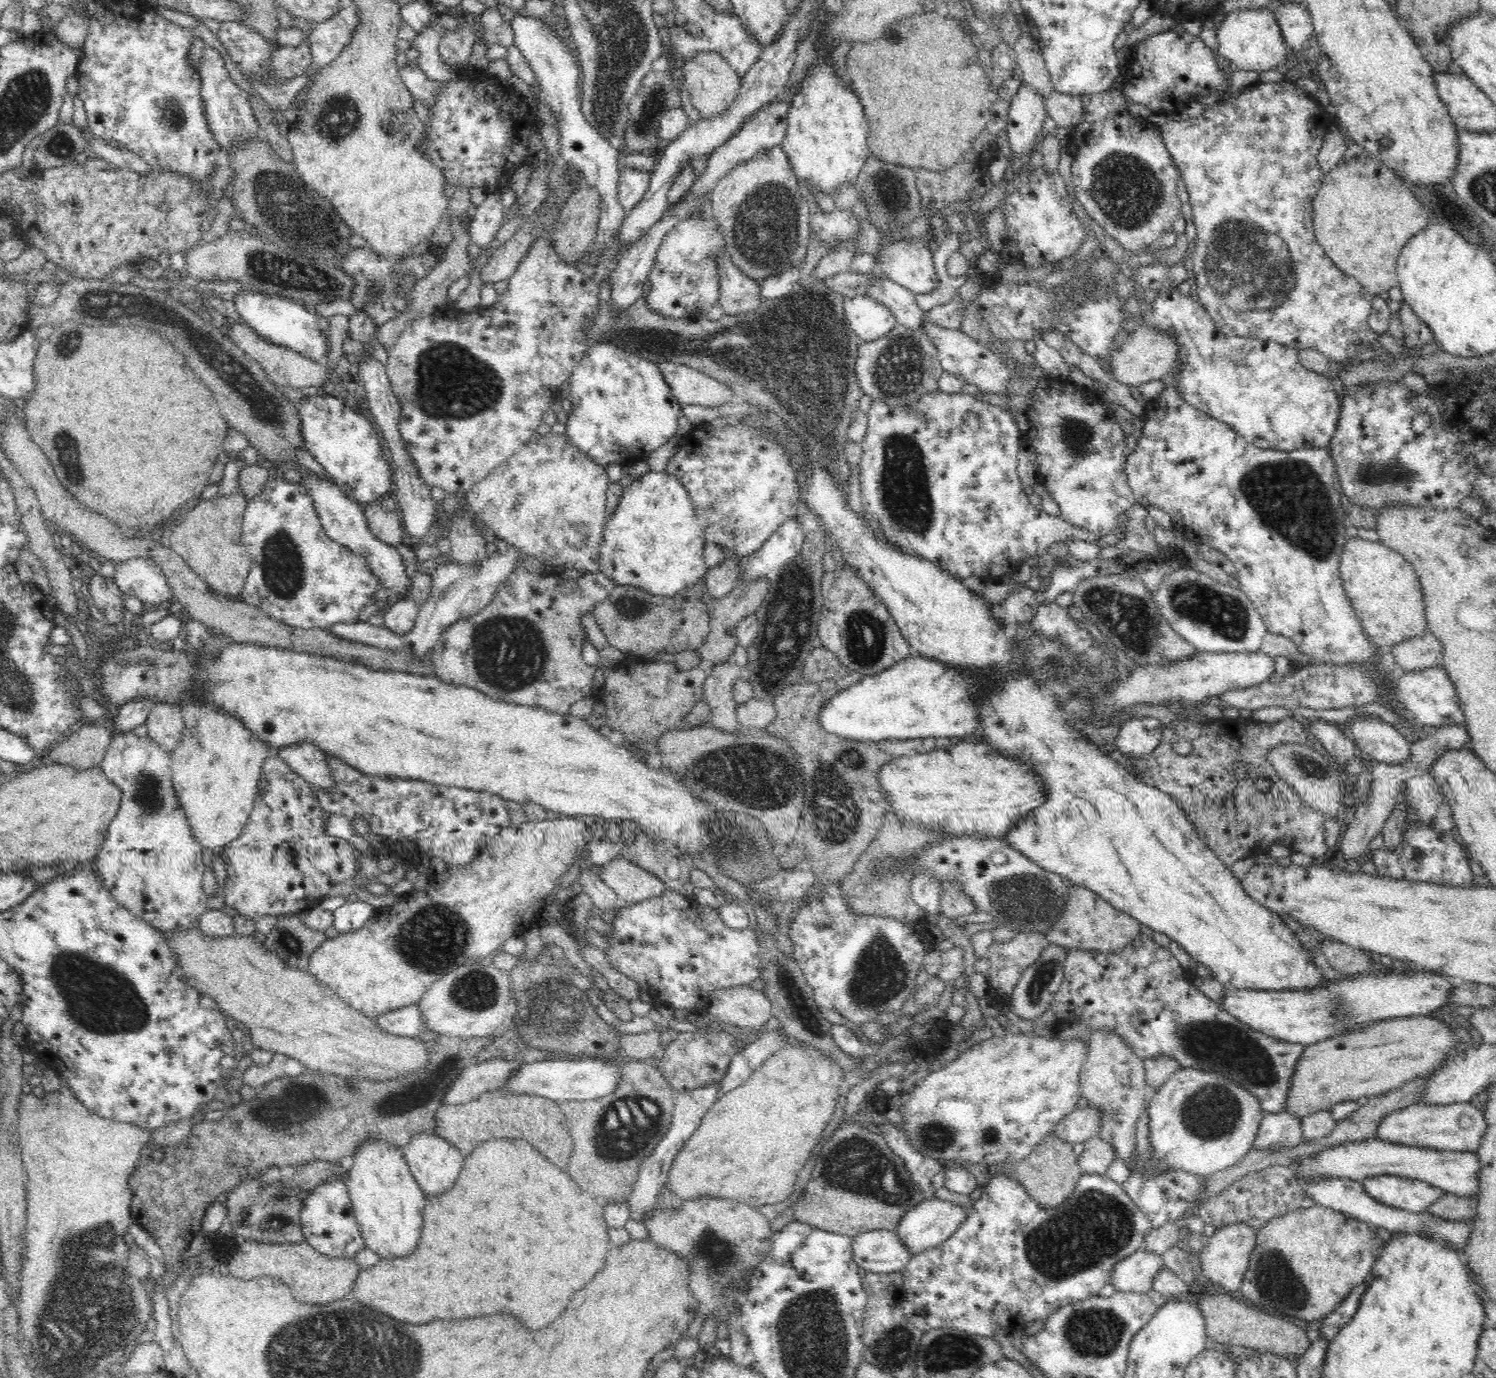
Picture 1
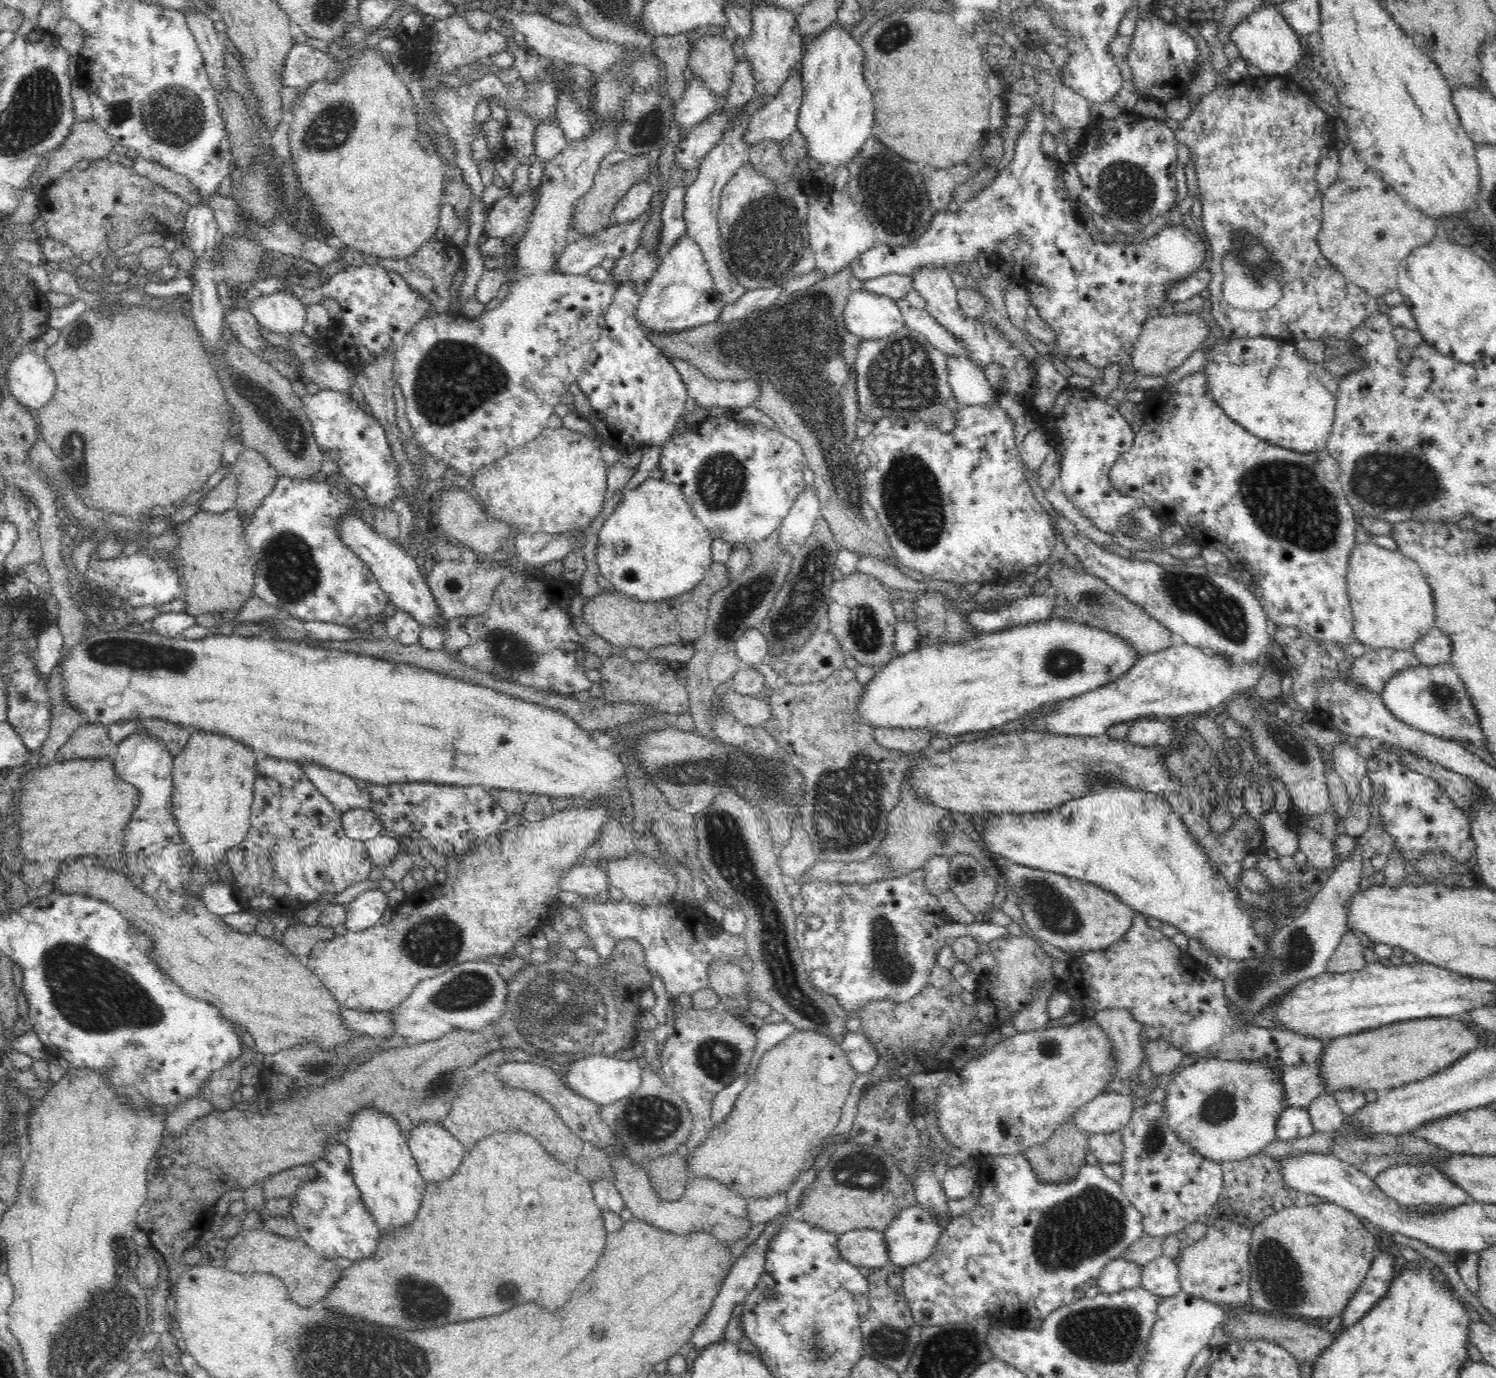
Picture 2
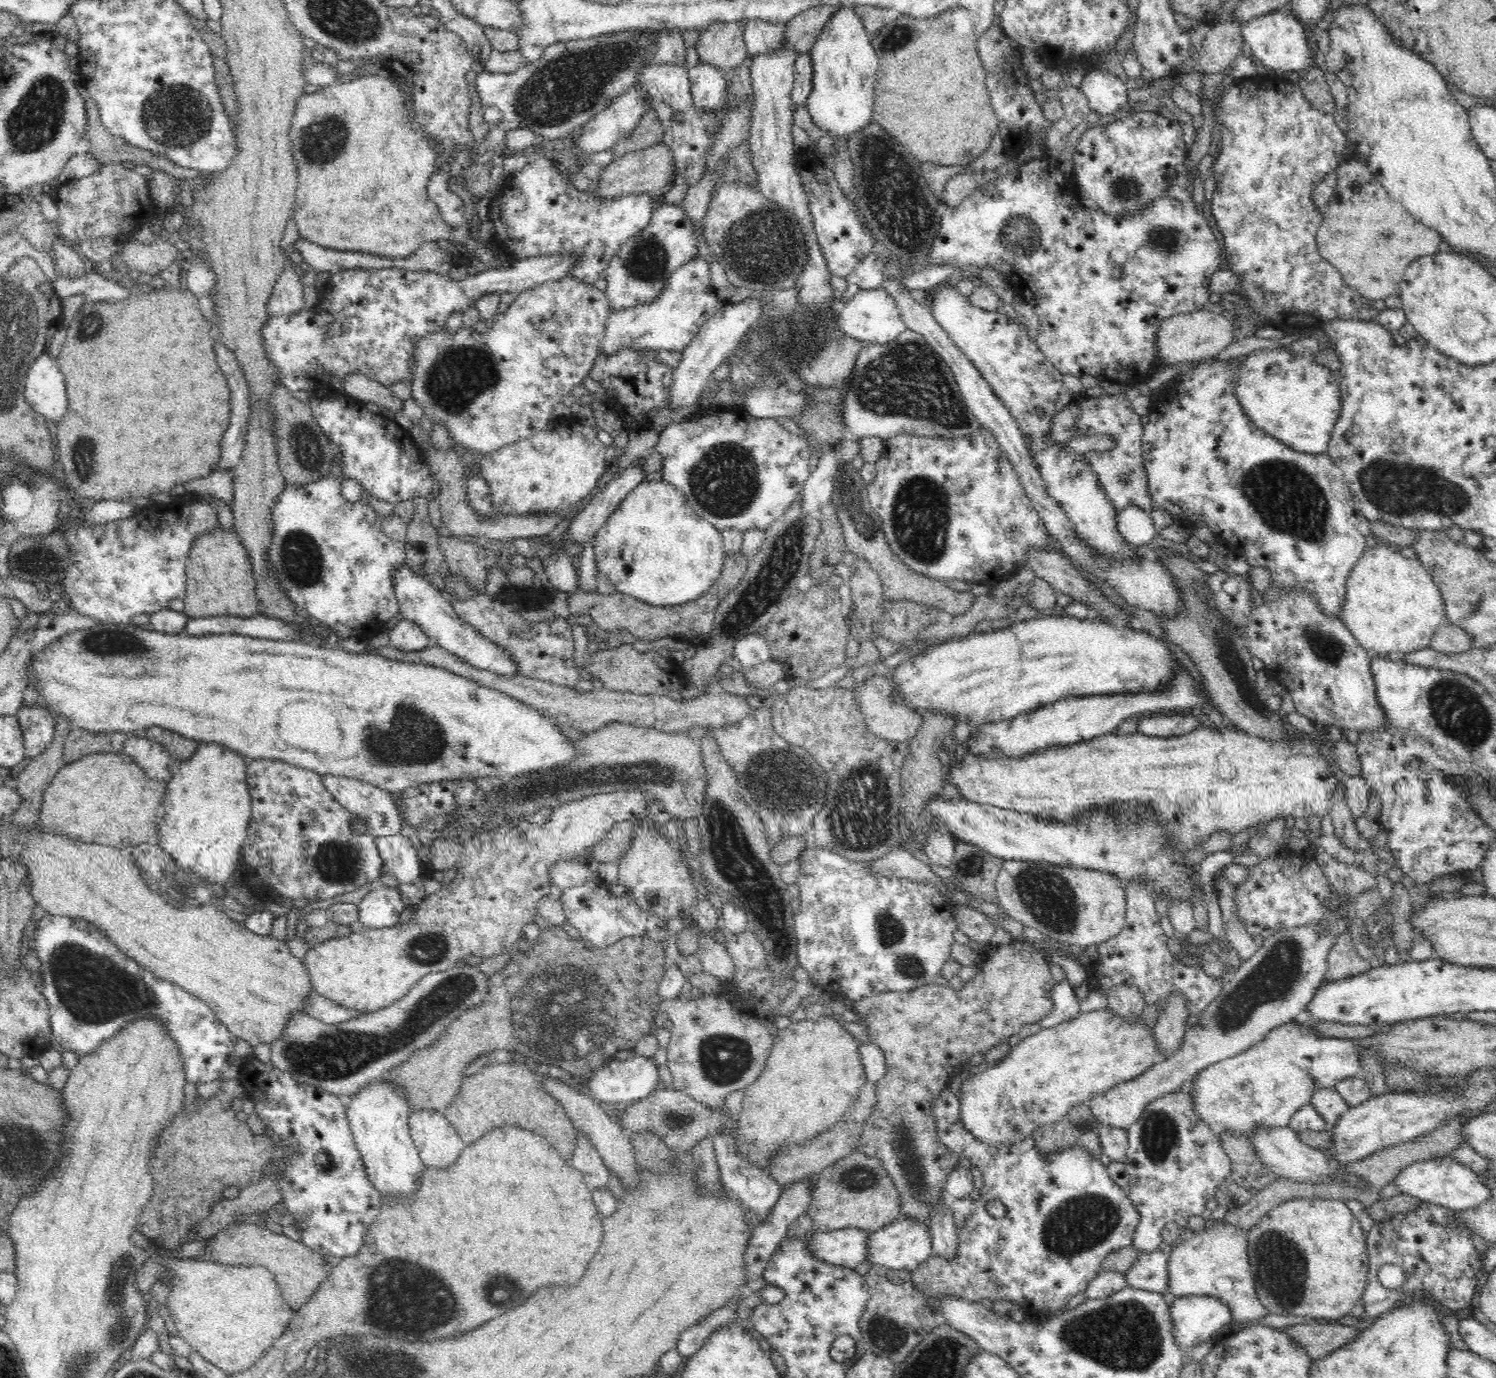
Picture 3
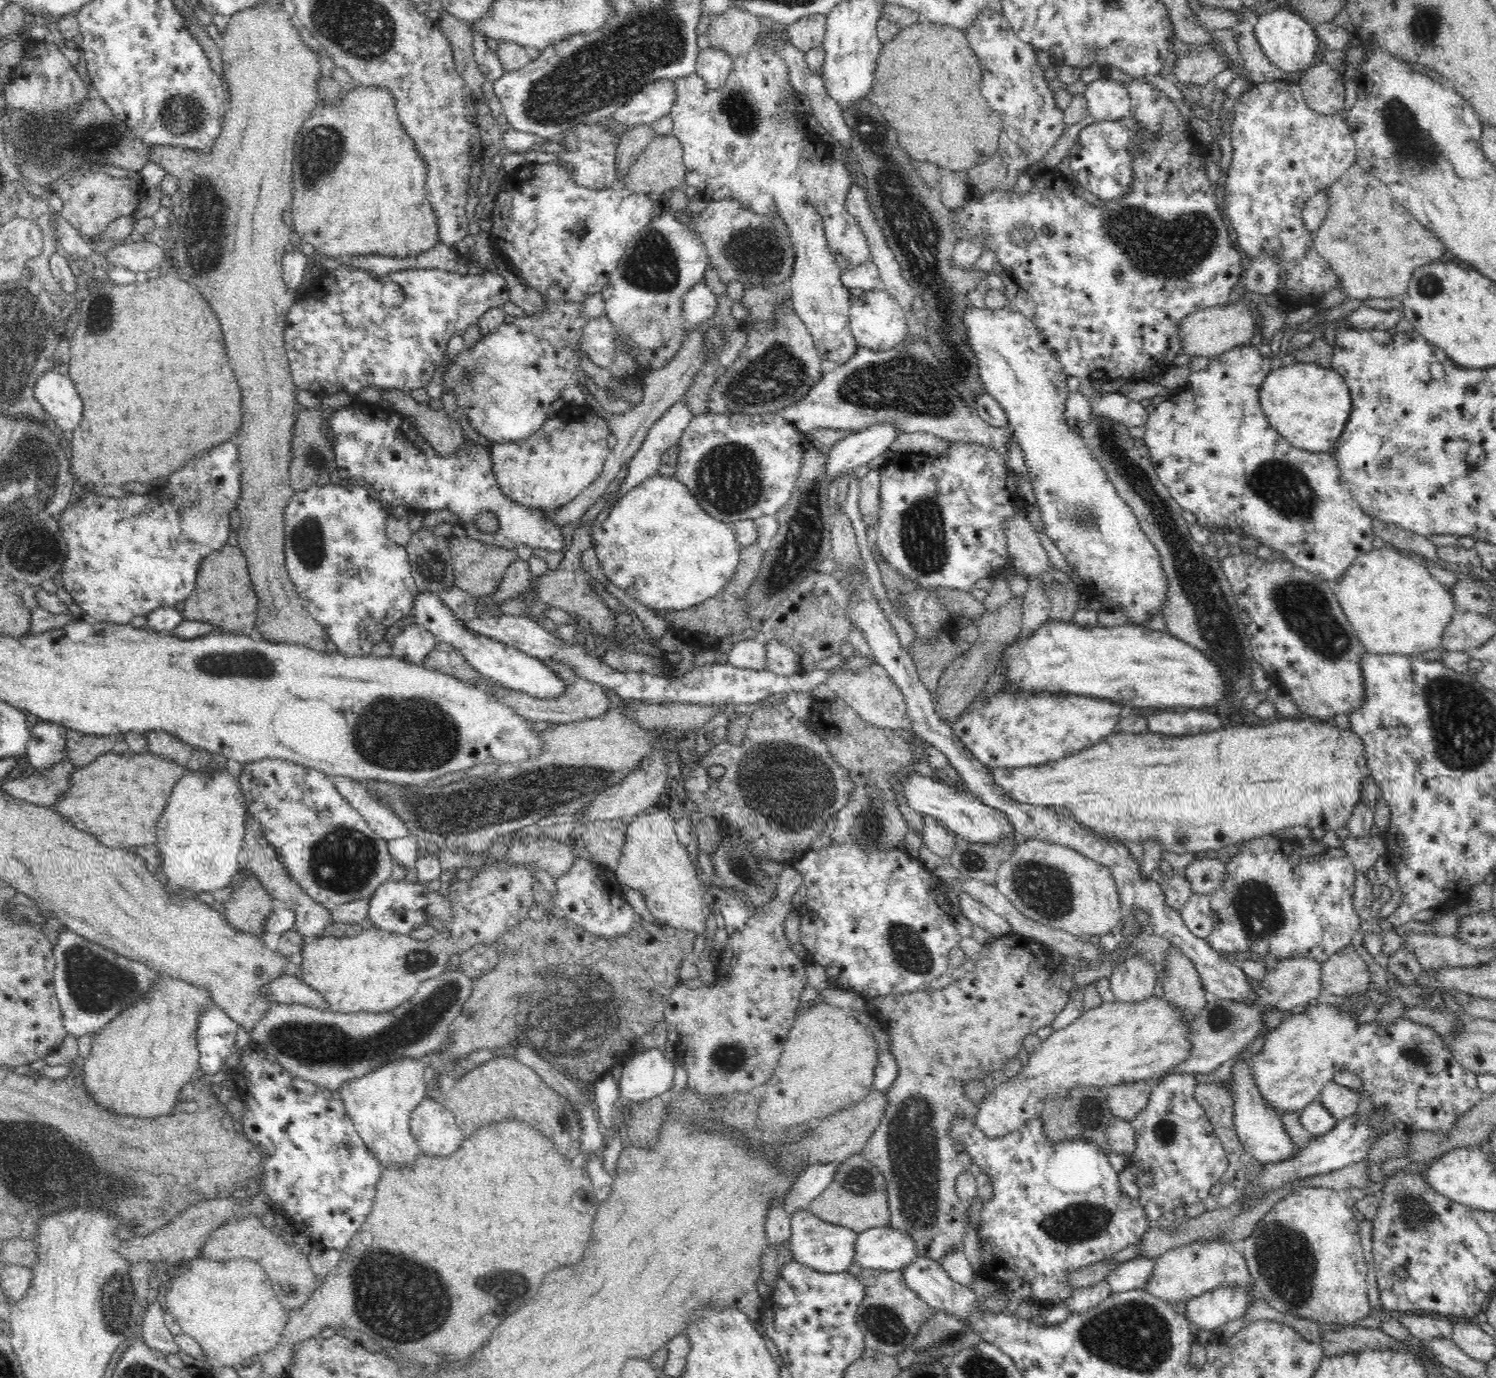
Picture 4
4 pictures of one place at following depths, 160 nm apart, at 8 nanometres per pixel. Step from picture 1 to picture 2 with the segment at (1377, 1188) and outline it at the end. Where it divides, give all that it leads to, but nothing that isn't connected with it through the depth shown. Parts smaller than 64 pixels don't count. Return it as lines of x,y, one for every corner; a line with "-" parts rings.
1395,1165
1380,1172
1374,1178
1380,1191
1399,1204
1411,1206
1420,1205
1446,1205
1449,1208
1458,1207
1472,1203
1472,1197
1468,1196
1466,1191
1454,1184
1453,1180
1448,1180
1442,1171
1436,1167
1424,1165

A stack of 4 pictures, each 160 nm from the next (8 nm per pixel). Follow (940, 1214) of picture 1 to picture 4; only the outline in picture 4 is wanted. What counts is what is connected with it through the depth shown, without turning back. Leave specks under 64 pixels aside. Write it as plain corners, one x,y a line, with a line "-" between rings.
890,1225
858,1233
854,1244
855,1264
862,1268
902,1271
918,1255
914,1239

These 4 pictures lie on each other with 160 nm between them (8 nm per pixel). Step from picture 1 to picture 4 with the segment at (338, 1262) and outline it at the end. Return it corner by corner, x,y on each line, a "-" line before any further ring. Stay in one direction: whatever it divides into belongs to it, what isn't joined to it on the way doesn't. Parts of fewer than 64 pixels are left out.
250,1214
218,1226
207,1236
200,1257
214,1261
249,1259
255,1261
270,1277
273,1291
278,1300
288,1310
299,1309
310,1298
320,1283
316,1273
311,1270
308,1253
296,1245
284,1242
282,1236
262,1225
260,1217

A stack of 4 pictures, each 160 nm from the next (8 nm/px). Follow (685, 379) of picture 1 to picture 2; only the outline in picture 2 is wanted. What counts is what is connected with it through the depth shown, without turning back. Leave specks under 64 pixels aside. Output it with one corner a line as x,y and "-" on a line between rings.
672,358
687,388
687,395
700,408
744,408
753,405
760,396
761,388
750,380
721,381
708,378
699,368
680,358

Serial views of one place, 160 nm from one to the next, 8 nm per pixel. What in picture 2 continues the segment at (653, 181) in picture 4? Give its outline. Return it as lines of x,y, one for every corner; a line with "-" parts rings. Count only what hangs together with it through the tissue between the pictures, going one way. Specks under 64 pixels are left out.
647,154
632,155
619,164
612,166
604,164
600,167
590,191
575,203
571,223
572,229
576,233
595,234
609,227
610,216
614,213
616,204
626,196
626,192
630,192
631,188
634,188
634,184
638,184
638,182
648,182
651,169
647,157

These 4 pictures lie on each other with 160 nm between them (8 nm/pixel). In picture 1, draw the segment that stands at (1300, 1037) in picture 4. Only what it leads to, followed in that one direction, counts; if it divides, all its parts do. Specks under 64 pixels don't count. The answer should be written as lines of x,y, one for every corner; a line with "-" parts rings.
1198,1068
1178,1069
1151,1095
1148,1100
1151,1156
1162,1165
1162,1170
1174,1169
1202,1177
1230,1168
1244,1158
1252,1150
1260,1121
1266,1115
1258,1099
1241,1084

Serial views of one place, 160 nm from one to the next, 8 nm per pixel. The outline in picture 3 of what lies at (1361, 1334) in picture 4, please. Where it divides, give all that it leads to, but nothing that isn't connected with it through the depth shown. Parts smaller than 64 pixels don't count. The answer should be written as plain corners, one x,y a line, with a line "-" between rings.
1351,1321
1288,1325
1281,1330
1297,1342
1313,1361
1328,1356
1343,1344
1352,1342
1360,1332
1352,1326

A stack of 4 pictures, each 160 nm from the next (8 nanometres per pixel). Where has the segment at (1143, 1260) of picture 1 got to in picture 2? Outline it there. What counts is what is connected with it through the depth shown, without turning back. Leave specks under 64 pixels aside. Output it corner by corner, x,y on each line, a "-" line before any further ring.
1118,1258
1106,1264
1098,1278
1097,1285
1100,1292
1114,1294
1138,1288
1143,1268
1132,1263
1130,1260

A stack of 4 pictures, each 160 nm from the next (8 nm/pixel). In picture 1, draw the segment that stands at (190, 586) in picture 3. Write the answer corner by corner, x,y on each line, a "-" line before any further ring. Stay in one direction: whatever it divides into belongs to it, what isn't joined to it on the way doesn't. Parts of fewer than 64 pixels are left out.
242,491
218,495
212,500
200,502
171,525
171,548
216,593
238,599
244,588
251,558
241,543
242,521
247,500

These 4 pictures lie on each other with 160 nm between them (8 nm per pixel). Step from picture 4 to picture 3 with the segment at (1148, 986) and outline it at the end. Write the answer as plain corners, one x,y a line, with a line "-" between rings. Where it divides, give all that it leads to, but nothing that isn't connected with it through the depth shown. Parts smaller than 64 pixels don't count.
1129,984
1114,986
1107,999
1107,1010
1121,1016
1124,1020
1138,1020
1147,1005
1140,989

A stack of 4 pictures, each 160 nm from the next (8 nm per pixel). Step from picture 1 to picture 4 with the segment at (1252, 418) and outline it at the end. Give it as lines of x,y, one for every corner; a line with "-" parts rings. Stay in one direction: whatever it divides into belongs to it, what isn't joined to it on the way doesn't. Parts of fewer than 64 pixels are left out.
1314,363
1272,369
1262,381
1259,401
1266,420
1295,448
1332,453
1350,416
1350,389
1341,374

